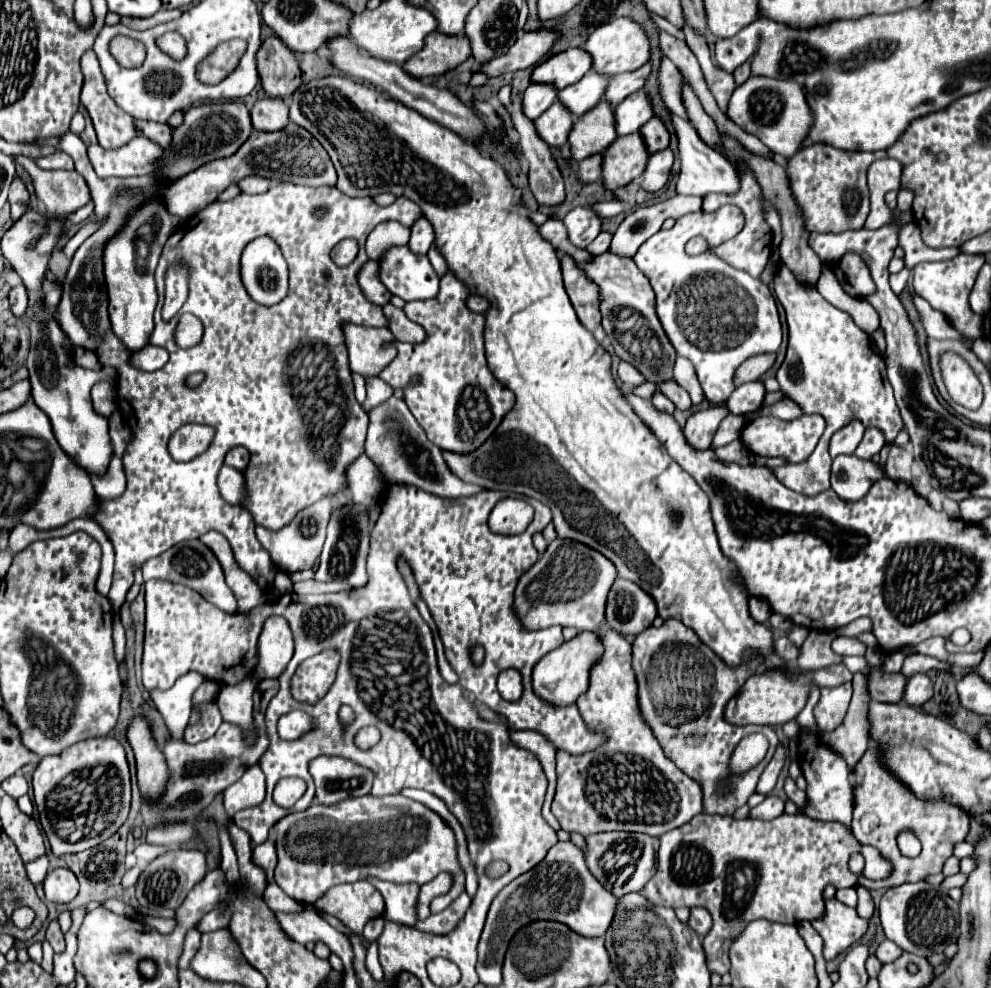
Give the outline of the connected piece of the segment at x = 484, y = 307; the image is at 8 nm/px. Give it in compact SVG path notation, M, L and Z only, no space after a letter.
M472 295L472 297L468 299L468 307L470 307L472 311L476 311L476 313L484 313L484 311L488 311L488 307L490 307L490 301L488 301L486 297Z

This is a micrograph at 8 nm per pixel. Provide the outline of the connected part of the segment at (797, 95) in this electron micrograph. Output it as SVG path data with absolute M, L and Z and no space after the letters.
M750 77L744 85L736 87L726 109L726 117L732 123L756 135L770 151L780 153L786 159L792 157L802 147L802 141L812 125L810 113L812 111L798 83L778 81L778 79L768 79L768 77Z

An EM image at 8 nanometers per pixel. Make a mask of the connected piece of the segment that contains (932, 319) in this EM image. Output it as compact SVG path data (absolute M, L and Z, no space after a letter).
M910 291L910 297L912 297L912 303L914 303L914 307L916 307L918 315L920 315L920 321L922 321L922 325L924 325L924 331L926 331L928 337L934 337L934 339L962 339L964 343L968 343L968 341L948 323L948 319L946 319L940 311L932 309L922 297L918 297L918 295L912 293L912 291Z

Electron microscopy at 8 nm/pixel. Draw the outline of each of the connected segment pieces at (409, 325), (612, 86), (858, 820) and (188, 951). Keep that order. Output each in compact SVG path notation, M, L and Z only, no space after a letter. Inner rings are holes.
M384 305L382 307L384 317L388 319L388 329L392 331L392 335L398 341L408 341L408 343L422 343L426 339L426 331L424 327L420 327L418 323L410 321L402 309L396 309L394 305Z
M646 63L644 67L632 71L632 73L622 73L622 75L616 75L610 79L602 99L606 103L610 103L610 107L616 107L618 103L622 103L628 95L632 95L634 91L642 89L646 77L650 73L650 63Z
M868 747L868 751L862 755L860 763L854 767L854 819L852 819L852 835L858 839L858 843L878 847L886 859L894 861L894 871L888 879L884 881L870 881L862 875L862 865L864 859L860 853L854 853L850 857L850 871L858 875L858 883L866 887L868 891L872 889L890 889L902 883L914 883L914 881L924 881L928 875L936 875L942 871L944 863L948 857L952 857L954 845L964 841L968 831L970 831L970 819L964 811L958 807L952 807L948 803L936 801L918 801L908 787L902 787L898 779L894 779L882 765L878 765L878 749ZM902 829L912 829L918 839L922 841L922 853L914 859L904 857L896 845L896 837Z
M196 928L190 929L185 937L183 953L178 962L178 969L185 970L190 966L190 961L196 955L201 943L201 934Z

